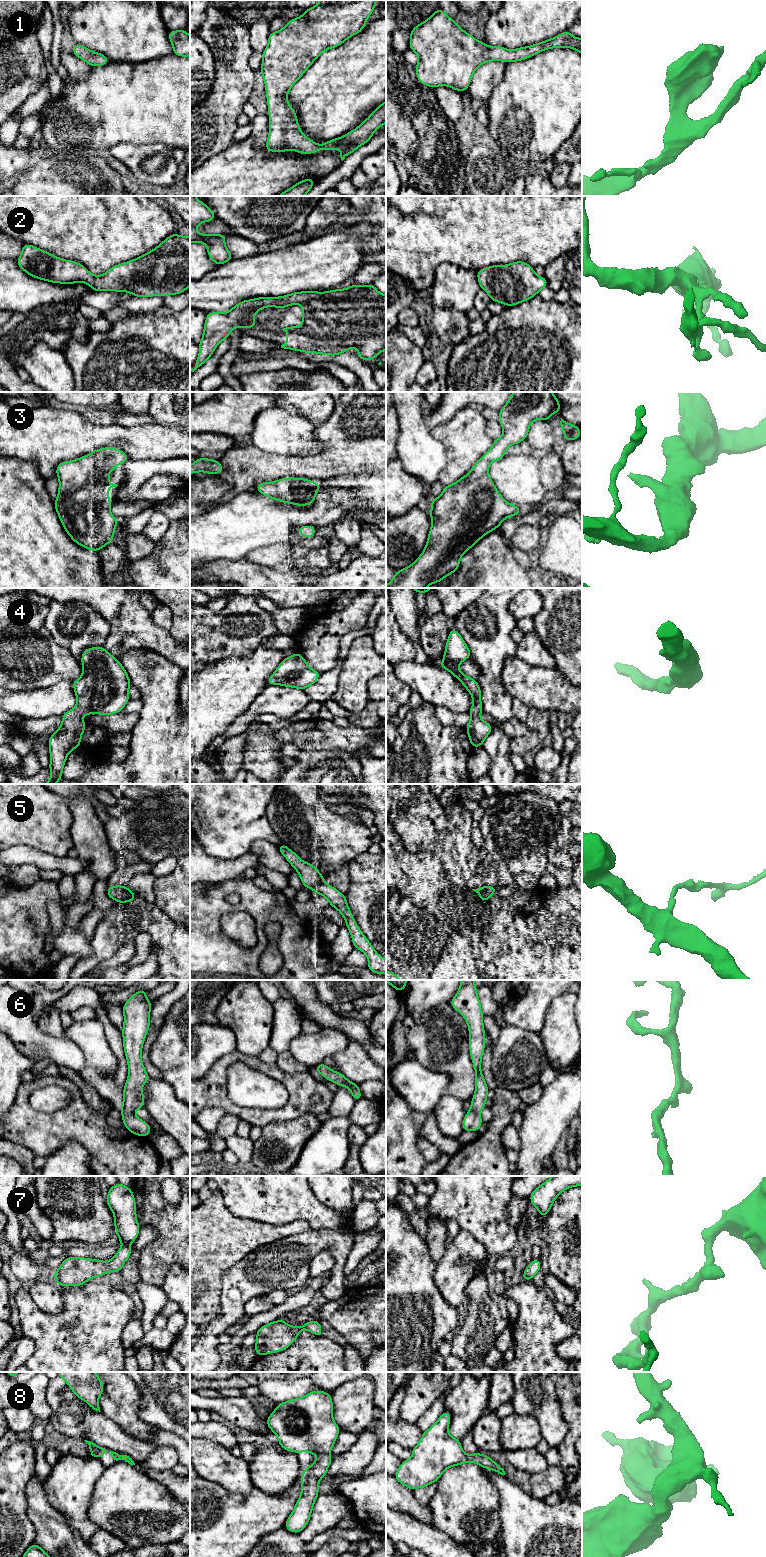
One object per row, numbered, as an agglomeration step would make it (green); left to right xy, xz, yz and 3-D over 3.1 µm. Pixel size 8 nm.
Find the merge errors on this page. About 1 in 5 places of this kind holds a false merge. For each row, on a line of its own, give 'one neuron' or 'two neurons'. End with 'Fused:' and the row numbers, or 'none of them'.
1: one neuron
2: one neuron
3: one neuron
4: one neuron
5: two neurons
6: one neuron
7: one neuron
8: one neuron
Fused: 5

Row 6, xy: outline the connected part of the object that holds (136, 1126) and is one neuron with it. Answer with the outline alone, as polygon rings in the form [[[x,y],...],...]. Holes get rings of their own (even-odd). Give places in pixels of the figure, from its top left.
[[[138,990],[130,996],[122,1010],[124,1024],[122,1029],[123,1047],[129,1069],[128,1077],[123,1090],[121,1106],[122,1122],[124,1126],[137,1136],[148,1137],[151,1126],[139,1119],[134,1111],[145,1108],[142,1086],[150,1079],[142,1058],[142,1046],[150,1027],[150,1010],[152,1002],[146,997],[146,990]]]

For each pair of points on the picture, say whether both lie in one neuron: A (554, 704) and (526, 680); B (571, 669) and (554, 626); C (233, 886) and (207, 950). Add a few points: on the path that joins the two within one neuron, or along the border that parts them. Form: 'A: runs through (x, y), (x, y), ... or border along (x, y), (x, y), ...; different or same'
A: runs through (547, 697), (537, 687), (533, 686); same
B: runs through (571, 658), (571, 643), (565, 637); same
C: runs through (216, 899), (207, 908), (207, 933); same

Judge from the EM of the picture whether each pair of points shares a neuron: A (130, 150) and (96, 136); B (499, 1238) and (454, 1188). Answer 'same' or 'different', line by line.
A: different
B: same

